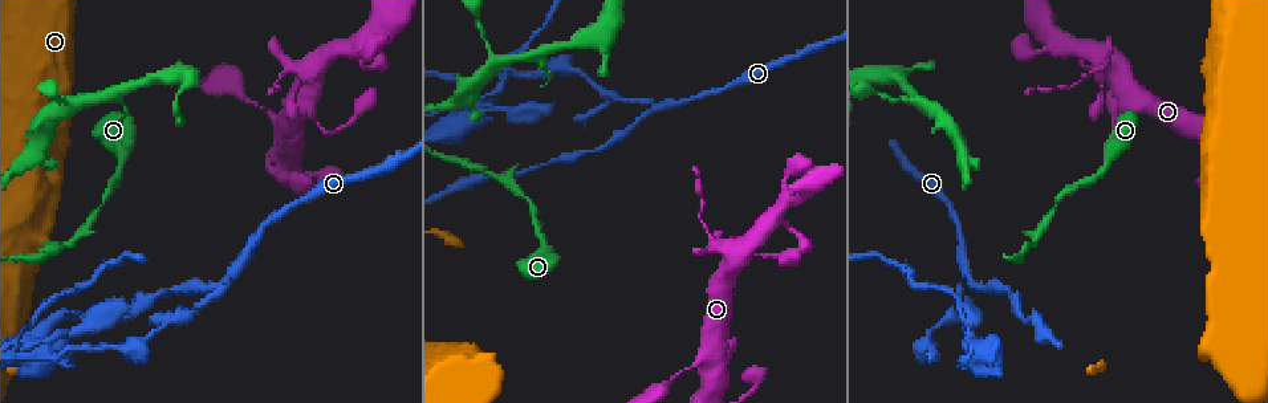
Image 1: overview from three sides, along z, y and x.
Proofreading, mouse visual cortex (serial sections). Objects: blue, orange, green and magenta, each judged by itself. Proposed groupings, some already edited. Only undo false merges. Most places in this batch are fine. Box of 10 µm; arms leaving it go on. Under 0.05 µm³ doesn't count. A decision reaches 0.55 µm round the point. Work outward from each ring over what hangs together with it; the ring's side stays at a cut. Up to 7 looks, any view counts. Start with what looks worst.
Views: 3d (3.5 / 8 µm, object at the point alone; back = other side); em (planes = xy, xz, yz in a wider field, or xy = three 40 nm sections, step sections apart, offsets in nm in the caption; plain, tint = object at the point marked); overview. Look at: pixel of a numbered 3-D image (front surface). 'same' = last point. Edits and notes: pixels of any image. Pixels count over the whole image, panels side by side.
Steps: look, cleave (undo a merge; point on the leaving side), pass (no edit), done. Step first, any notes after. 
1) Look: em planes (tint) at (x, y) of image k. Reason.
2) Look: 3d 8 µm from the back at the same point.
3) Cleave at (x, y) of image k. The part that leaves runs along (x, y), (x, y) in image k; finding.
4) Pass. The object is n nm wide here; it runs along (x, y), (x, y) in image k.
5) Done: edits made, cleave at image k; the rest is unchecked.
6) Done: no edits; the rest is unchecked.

Look: 3d 3.5 µm at (233, 276) of image 1. Narrows sharply.

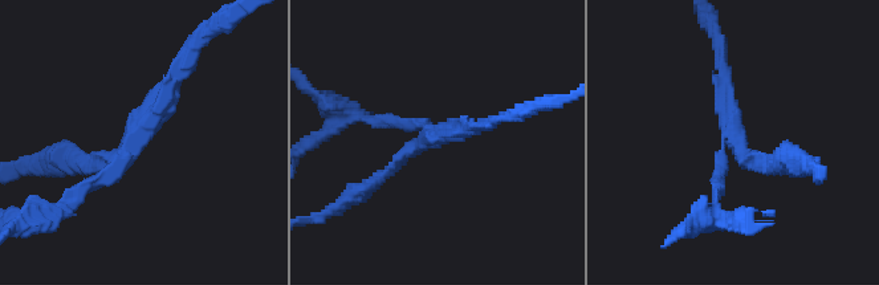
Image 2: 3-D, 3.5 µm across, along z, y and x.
Look: em xy step 1 (tint) at (735, 130) of image 2.

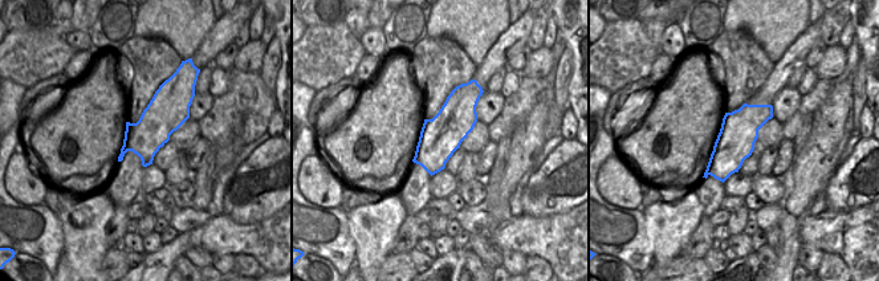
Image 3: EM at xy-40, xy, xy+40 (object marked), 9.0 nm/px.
Cleave at (101, 182) of image 2. The part that leaves runs along (131, 151), (62, 208), (29, 222) in image 2; a second cell is stuck on.

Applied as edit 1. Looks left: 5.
Look: overview. Redraw.

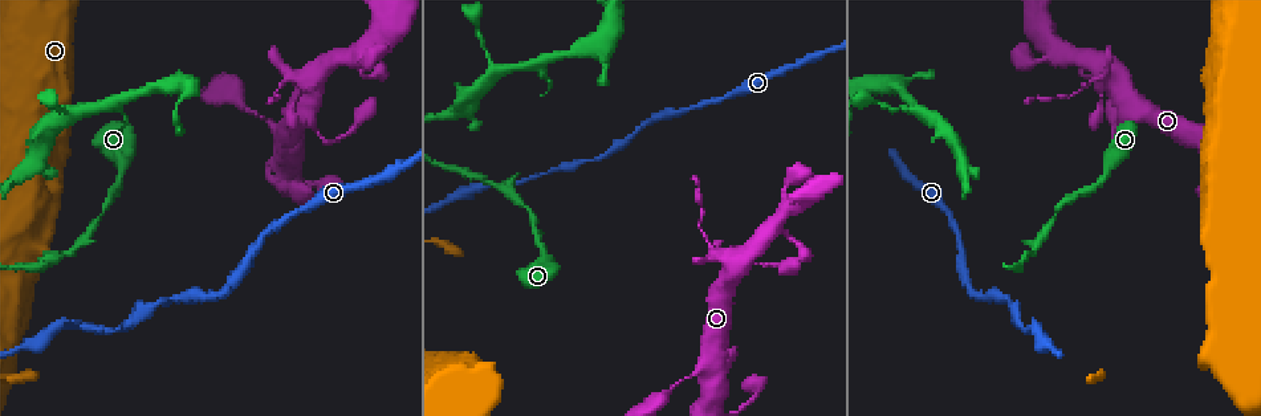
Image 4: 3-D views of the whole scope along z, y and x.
Look: 3d 3.5 µm from the back at (334, 141) of image 4.

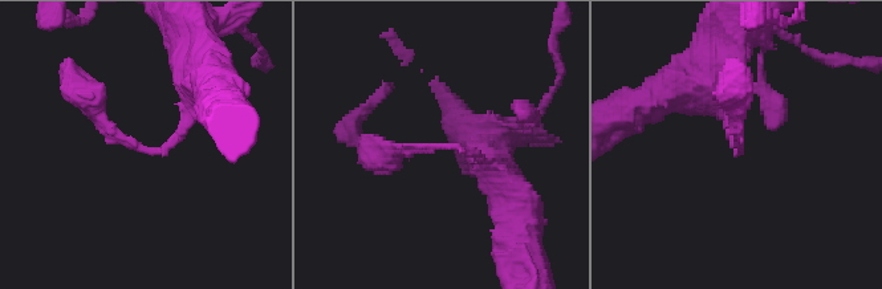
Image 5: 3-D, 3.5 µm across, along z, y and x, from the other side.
Look: em xy step 5 (plain) at (736, 146) of image 5. The arms are 200, 200 nm wide.

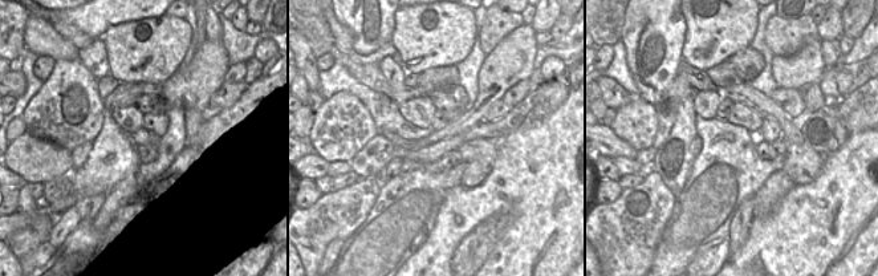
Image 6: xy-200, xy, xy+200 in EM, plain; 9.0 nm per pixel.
Look: em xy step 5 (tint) at the same point.

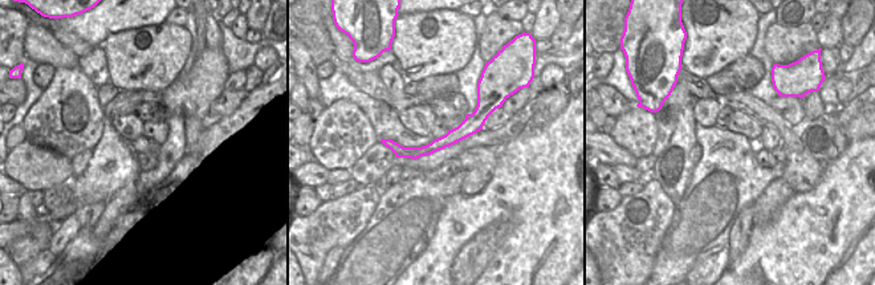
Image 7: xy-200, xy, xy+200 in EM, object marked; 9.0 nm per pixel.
Pass. It runs along (483, 113), (427, 150), (387, 142) in image 7; all the same cell.

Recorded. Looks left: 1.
Done: edits made, cleave at image 2; the rest is unchecked.

